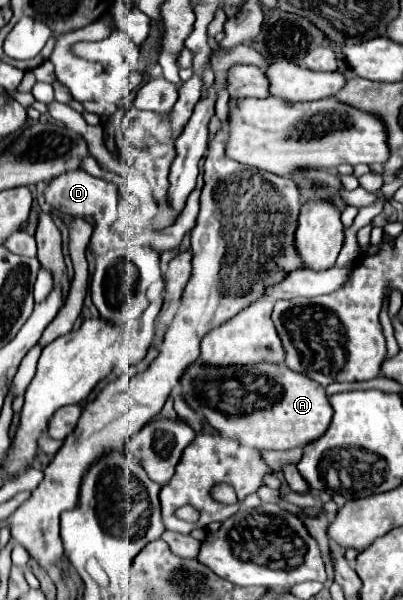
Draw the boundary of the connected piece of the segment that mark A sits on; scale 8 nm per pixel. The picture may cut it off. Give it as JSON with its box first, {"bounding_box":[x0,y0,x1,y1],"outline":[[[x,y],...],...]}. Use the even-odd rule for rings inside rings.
{"bounding_box":[182,363,332,451],"outline":[[[194,363],[182,377],[182,393],[184,399],[192,405],[196,413],[200,413],[220,435],[238,439],[242,445],[260,449],[260,451],[284,451],[294,447],[306,447],[308,443],[322,437],[332,421],[332,405],[326,397],[324,387],[320,387],[310,377],[302,377],[300,373],[290,371],[286,365],[256,365],[256,367],[224,367],[212,369]]]}

